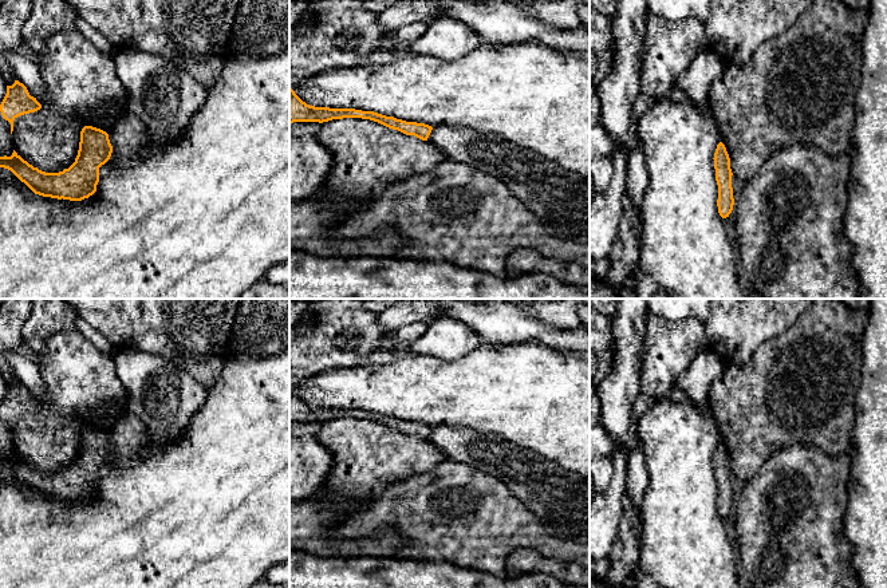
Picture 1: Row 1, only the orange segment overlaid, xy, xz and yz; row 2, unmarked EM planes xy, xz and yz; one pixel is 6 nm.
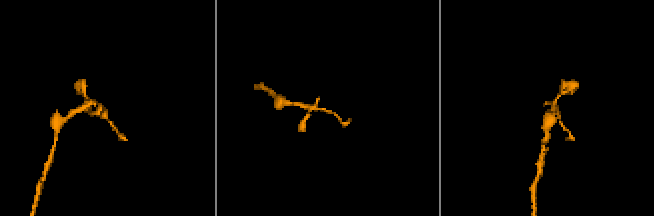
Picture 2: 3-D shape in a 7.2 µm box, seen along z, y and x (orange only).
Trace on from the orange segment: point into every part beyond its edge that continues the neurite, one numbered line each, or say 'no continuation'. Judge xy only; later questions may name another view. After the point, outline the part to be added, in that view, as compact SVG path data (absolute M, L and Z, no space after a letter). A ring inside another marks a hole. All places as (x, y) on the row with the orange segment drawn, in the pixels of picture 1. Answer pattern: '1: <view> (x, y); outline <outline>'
no continuation

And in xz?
no continuation

